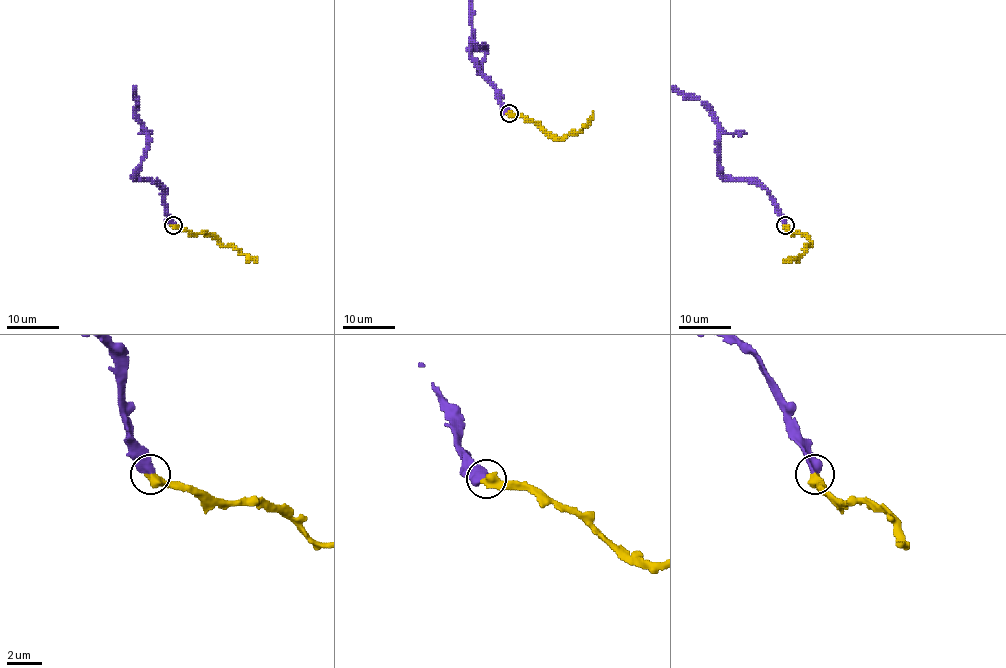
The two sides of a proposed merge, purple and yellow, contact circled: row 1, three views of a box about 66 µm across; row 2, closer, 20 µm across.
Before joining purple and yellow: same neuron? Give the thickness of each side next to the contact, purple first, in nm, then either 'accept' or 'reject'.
480 nm thick on the purple side, 550 nm on the other; accept

